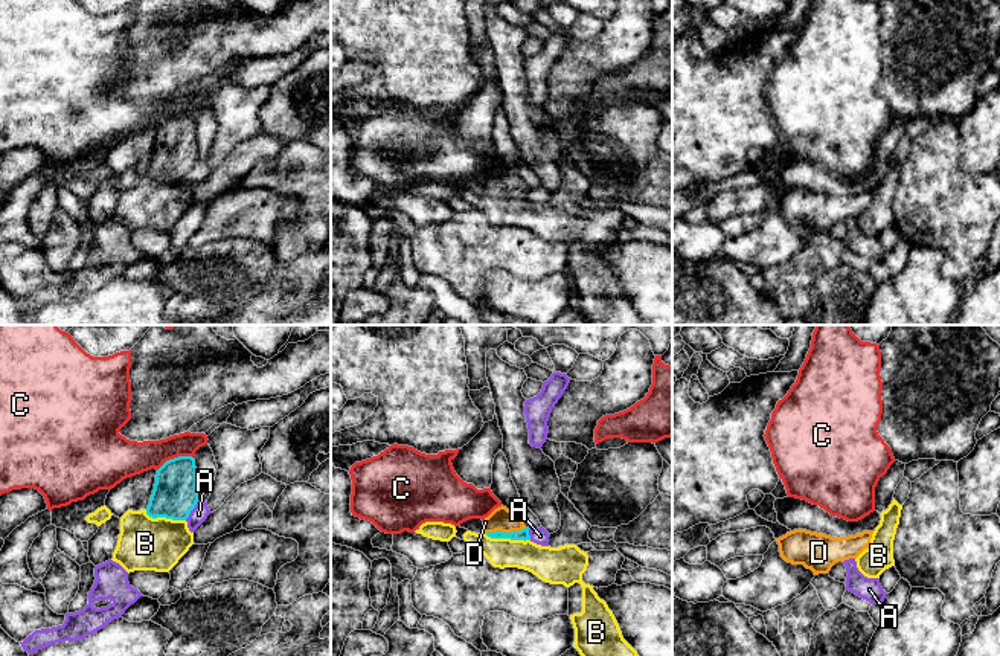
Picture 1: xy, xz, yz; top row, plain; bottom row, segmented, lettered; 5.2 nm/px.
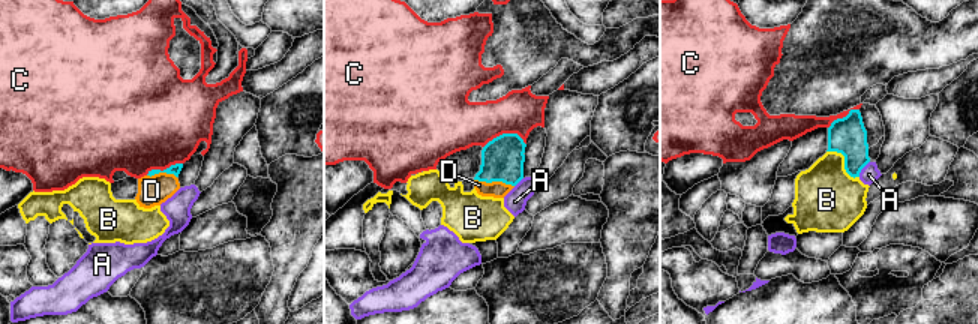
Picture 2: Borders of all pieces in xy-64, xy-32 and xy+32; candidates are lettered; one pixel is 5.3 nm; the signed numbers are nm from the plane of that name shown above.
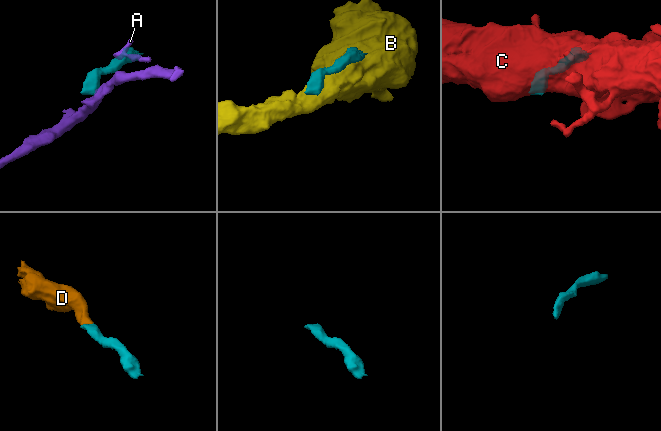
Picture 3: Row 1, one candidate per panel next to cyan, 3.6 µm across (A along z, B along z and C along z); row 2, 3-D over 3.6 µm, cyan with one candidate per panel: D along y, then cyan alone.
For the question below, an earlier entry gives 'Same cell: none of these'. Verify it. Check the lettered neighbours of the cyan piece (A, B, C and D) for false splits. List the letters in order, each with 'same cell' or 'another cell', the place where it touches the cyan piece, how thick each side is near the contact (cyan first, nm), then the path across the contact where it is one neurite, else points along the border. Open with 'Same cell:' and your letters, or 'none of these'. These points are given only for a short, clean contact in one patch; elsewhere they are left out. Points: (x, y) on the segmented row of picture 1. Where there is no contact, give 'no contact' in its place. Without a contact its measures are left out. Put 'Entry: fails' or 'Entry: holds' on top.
Entry: fails
Same cell: D
A: another cell | xy (192, 508) | 240/90 nm | along xy (197, 501), (185, 519)
B: another cell | xz (508, 537) | 60/180 nm
C: another cell | xy (174, 458) | 240/190 nm | along xy (192, 456), (169, 458), (157, 470)
D: same cell | xz (505, 533) | 60/130 nm | across xz (523, 534), (505, 533), (502, 519)

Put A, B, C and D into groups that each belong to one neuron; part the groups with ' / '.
A / B / C / D

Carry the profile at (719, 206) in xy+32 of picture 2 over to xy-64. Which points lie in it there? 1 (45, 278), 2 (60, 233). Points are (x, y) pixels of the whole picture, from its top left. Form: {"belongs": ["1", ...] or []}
{"belongs": ["1"]}

